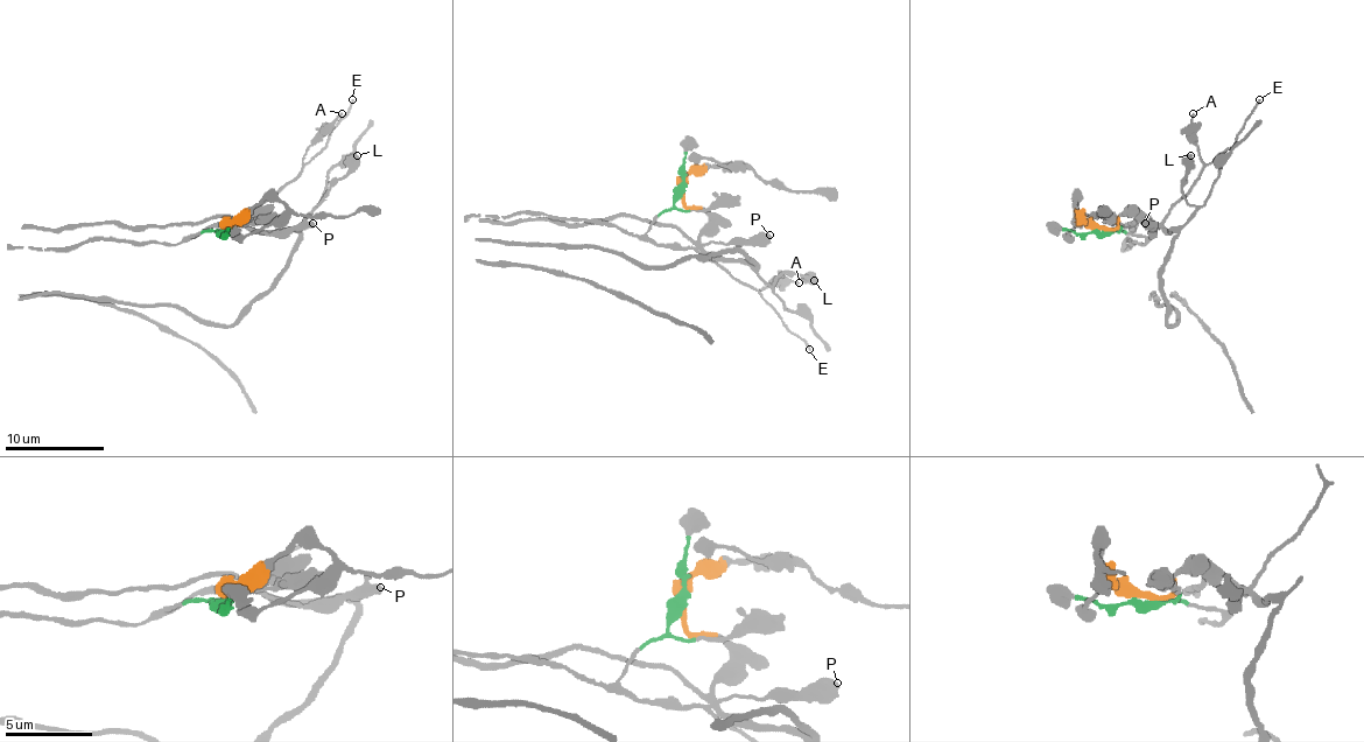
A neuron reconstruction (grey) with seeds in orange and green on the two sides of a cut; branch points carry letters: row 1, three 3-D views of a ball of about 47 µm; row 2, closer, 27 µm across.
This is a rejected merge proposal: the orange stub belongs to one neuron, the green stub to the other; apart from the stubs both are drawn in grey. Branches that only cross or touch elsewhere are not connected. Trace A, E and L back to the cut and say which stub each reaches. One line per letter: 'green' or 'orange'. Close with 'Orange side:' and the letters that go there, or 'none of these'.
A: green
E: green
L: orange
Orange side: L

